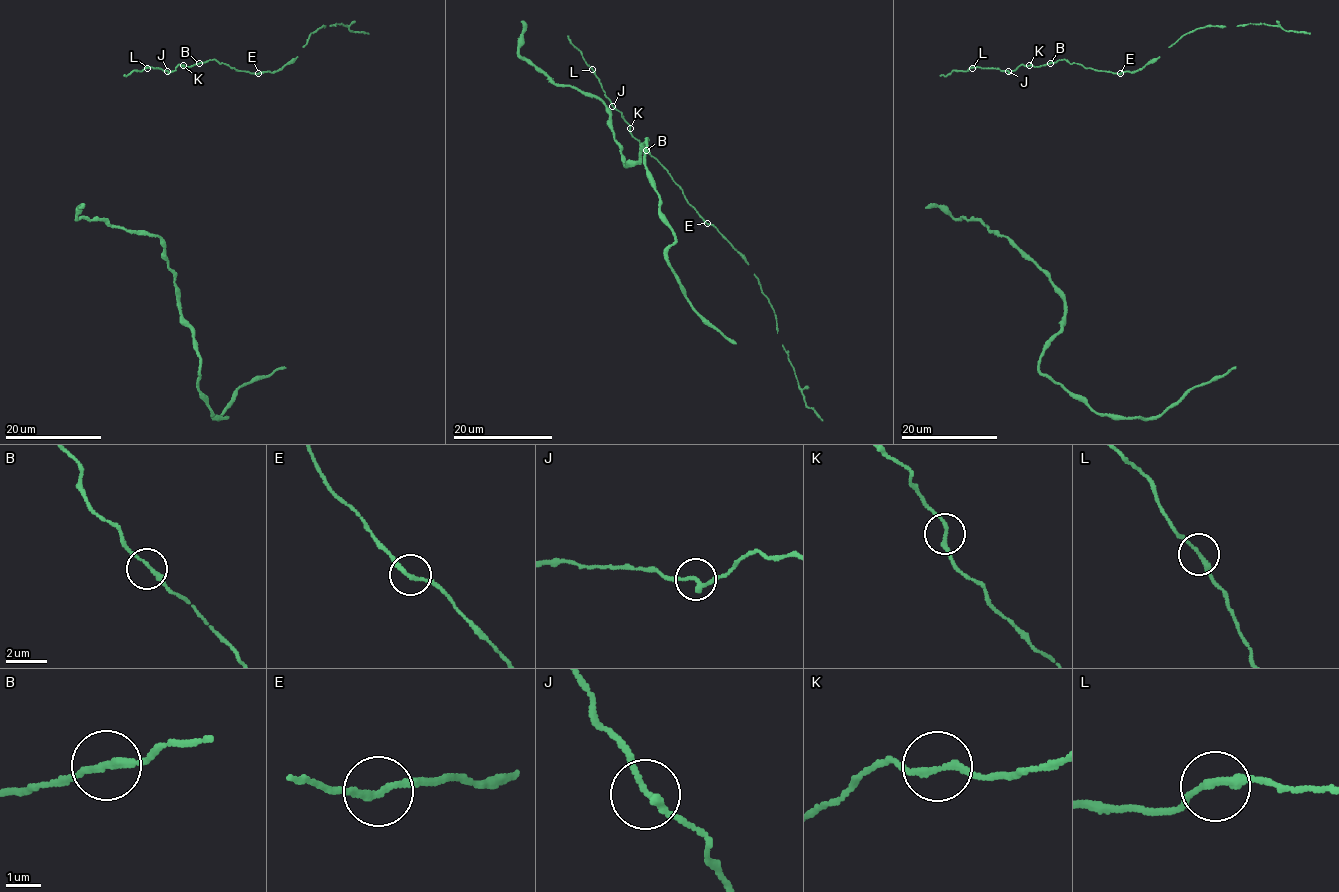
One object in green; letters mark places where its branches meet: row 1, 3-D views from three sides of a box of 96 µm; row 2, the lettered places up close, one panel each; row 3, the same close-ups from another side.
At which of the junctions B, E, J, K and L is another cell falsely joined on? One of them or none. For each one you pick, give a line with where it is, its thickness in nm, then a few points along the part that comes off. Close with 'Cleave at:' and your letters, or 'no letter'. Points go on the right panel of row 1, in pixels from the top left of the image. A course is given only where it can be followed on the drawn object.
Cleave at: no letter

